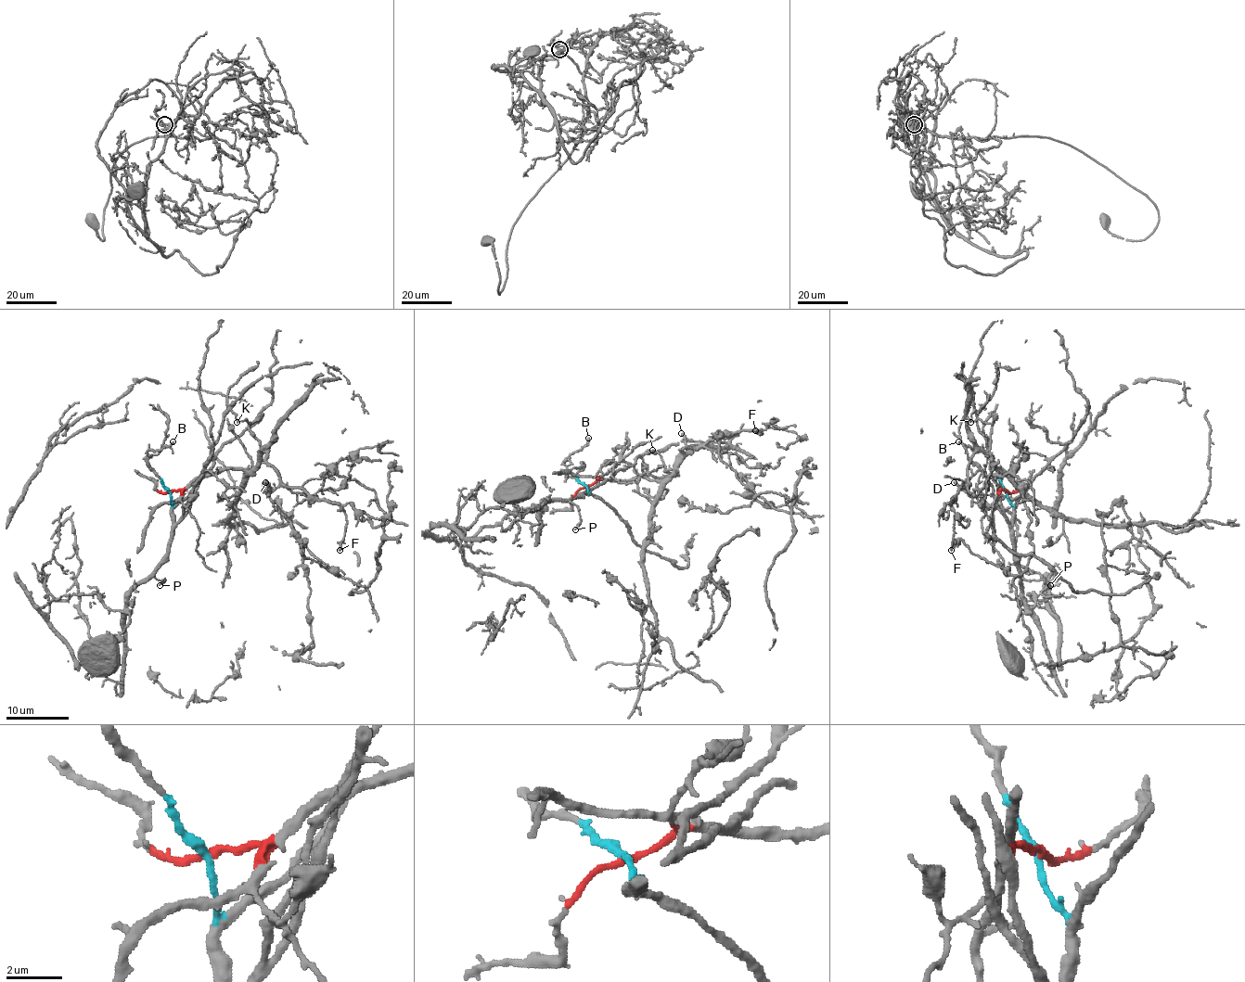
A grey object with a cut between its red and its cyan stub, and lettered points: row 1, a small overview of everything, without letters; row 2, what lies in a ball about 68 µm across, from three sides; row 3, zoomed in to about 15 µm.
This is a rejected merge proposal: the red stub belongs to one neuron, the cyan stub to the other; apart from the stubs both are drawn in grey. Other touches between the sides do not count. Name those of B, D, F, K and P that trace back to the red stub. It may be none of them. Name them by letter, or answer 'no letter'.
D, F

